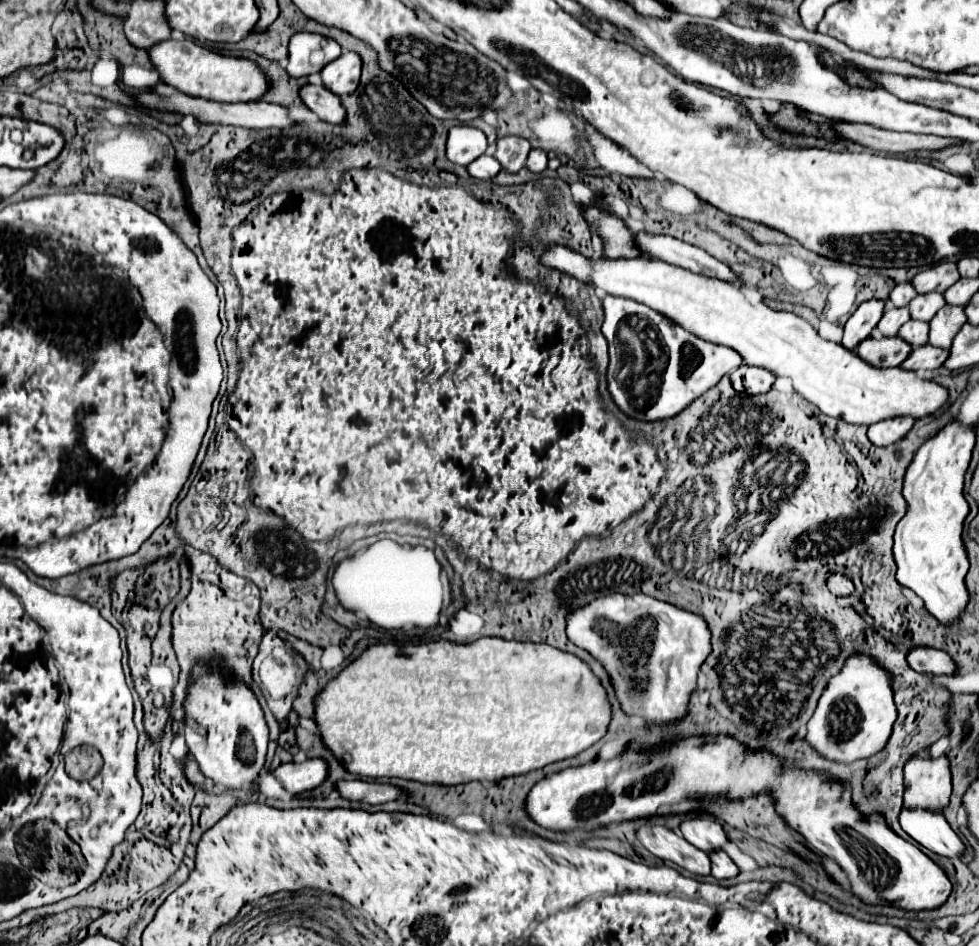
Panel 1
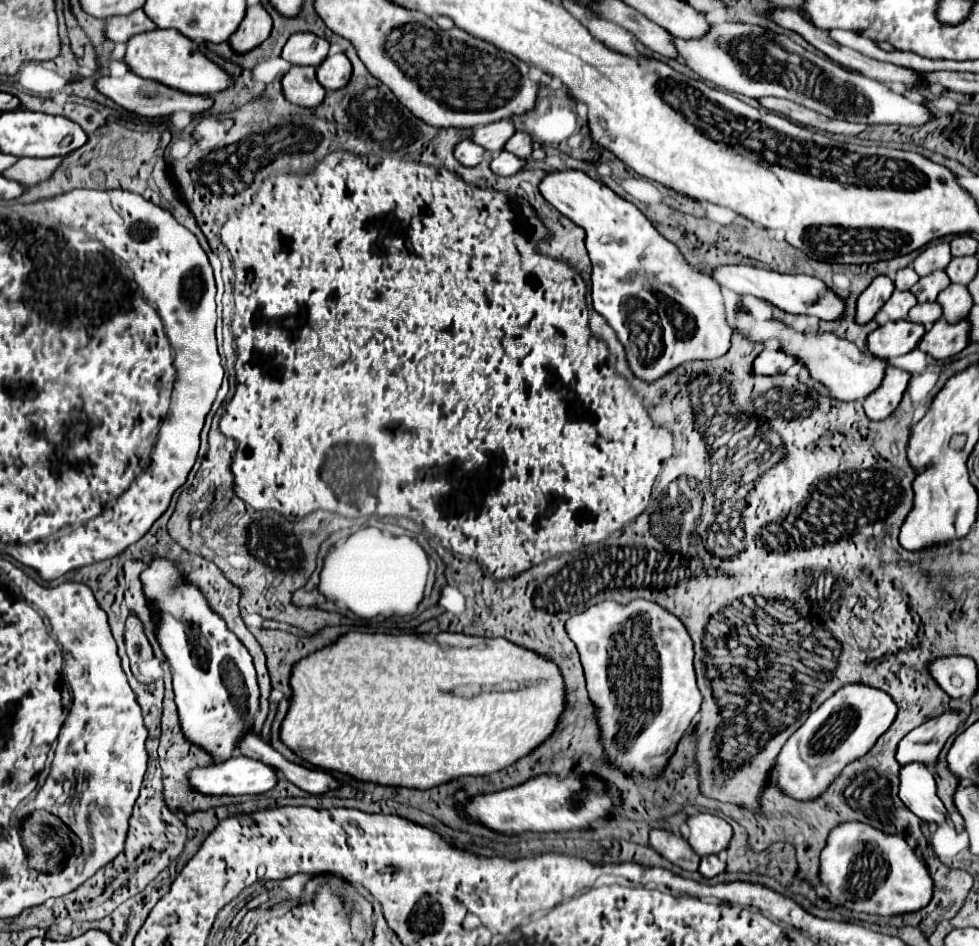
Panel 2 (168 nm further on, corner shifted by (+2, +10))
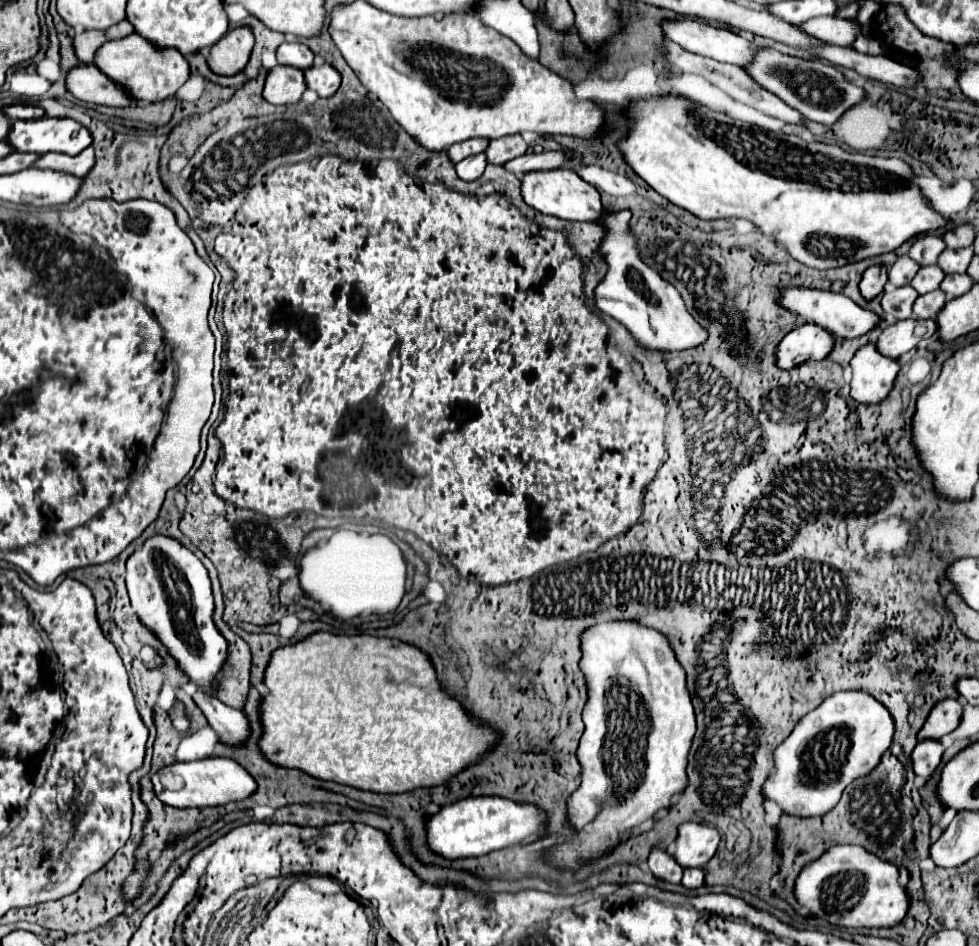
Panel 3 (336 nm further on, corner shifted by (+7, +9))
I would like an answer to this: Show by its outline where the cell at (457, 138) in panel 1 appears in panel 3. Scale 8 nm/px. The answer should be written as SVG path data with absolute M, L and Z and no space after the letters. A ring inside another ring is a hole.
M475 154L471 158L465 158L465 160L457 162L455 170L457 170L459 178L463 178L467 182L473 182L483 174L485 166L487 166L487 156L485 154Z

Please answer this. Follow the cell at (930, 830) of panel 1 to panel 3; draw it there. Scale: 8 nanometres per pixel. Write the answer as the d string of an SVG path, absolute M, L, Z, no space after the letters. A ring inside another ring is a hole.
M933 740L919 742L911 752L911 766L915 776L925 778L925 782L929 782L941 760L941 754L943 754L941 742L933 742Z

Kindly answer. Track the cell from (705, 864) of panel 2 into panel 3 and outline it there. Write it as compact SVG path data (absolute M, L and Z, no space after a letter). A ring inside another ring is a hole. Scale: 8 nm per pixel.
M685 868L683 880L681 880L681 884L683 884L685 888L699 888L703 882L705 882L703 868Z

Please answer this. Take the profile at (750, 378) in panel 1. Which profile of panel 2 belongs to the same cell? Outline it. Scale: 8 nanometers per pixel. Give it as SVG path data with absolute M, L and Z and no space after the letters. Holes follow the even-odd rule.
M764 349L754 361L754 373L776 375L776 373L784 373L788 367L796 363L798 363L796 357L784 353L782 349Z

